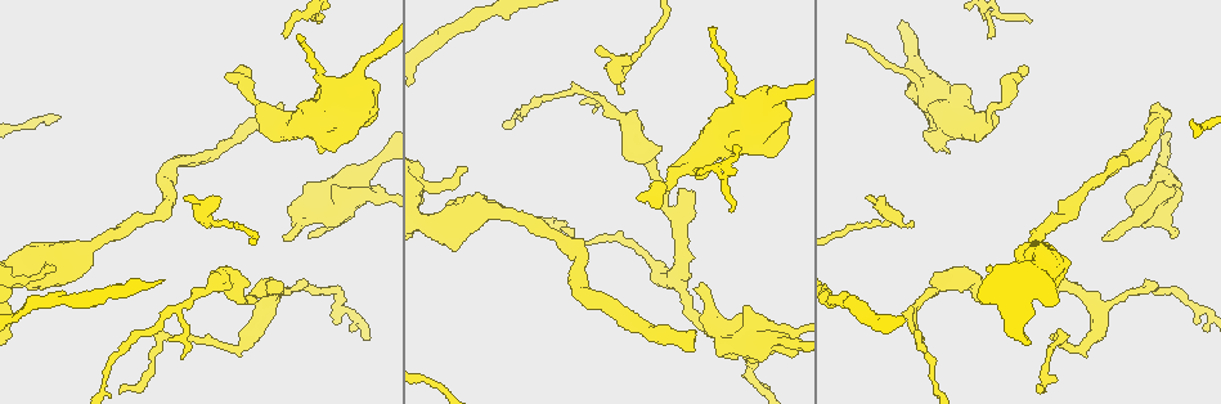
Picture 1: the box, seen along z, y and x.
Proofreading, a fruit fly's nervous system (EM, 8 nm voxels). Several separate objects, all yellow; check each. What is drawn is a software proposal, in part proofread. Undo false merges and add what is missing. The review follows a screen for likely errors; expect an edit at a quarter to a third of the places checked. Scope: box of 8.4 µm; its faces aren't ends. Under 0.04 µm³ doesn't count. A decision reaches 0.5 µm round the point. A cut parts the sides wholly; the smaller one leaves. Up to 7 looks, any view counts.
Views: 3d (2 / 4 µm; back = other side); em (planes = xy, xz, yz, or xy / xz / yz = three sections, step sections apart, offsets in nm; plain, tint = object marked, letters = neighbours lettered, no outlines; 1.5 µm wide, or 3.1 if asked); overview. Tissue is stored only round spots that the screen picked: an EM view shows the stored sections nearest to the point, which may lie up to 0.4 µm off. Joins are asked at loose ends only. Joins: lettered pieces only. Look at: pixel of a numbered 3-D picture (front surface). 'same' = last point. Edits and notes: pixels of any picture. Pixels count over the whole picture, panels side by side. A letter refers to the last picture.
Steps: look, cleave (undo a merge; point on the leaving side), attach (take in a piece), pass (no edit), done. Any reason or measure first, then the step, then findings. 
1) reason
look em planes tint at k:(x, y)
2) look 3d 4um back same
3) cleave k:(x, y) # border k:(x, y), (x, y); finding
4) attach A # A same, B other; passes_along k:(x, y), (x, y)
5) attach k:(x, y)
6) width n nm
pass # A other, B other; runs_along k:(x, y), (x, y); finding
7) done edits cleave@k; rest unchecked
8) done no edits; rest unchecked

thin end
look em planes tint at 1:(465, 168)

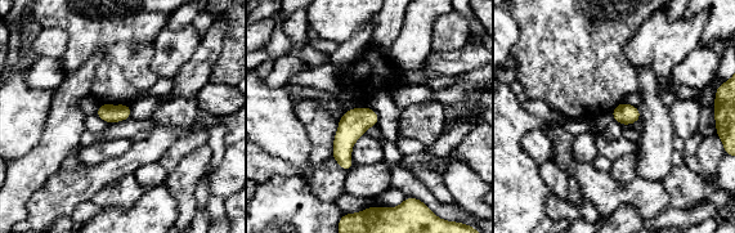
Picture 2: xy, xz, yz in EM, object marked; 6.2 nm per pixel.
what lies round it
look em planes letters same

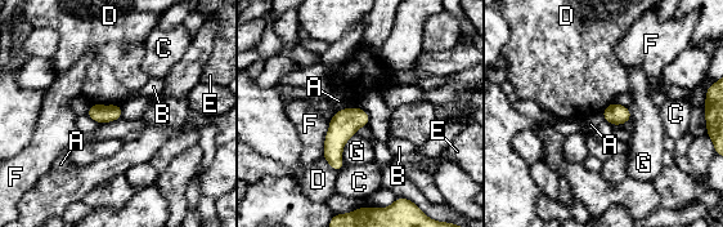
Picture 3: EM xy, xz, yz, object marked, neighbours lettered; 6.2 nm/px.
pass # A other, B other, C other, D other, E other, F other, G other; border 3:(90, 103), (120, 105); none of them fits

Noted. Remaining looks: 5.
free end
look 3d 4um at 1:(284, 238)

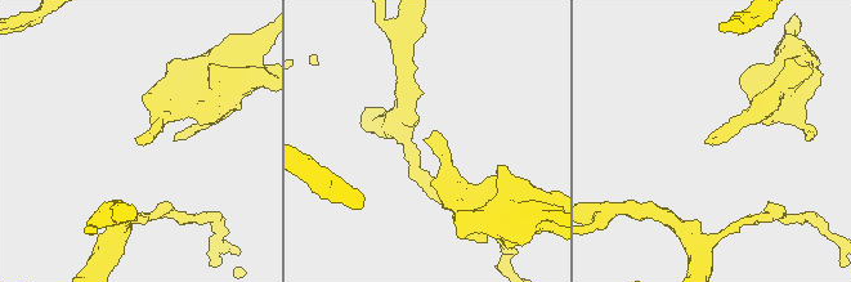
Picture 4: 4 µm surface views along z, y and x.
need the tissue
look em planes letters at 4:(715, 139)

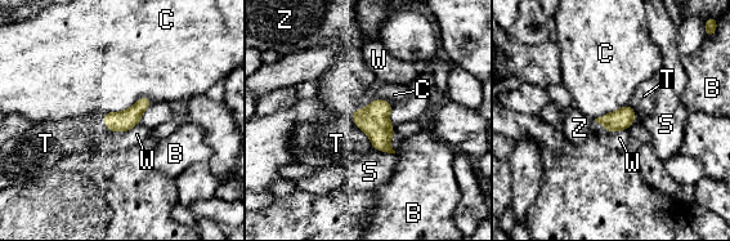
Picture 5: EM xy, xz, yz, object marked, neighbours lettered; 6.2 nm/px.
longest_contact C 340 nm
attach Z # B other, C other, S other, T other, W other, Z same; it goes on there

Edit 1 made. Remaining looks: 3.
long arm stops here
look em xy step 8 tint at 1:(1157, 105)

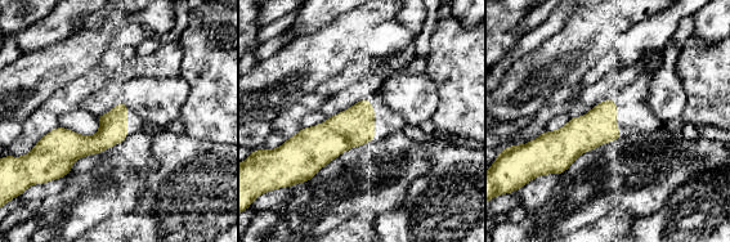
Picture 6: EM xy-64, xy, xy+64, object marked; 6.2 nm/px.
another direction
look em planes letters same

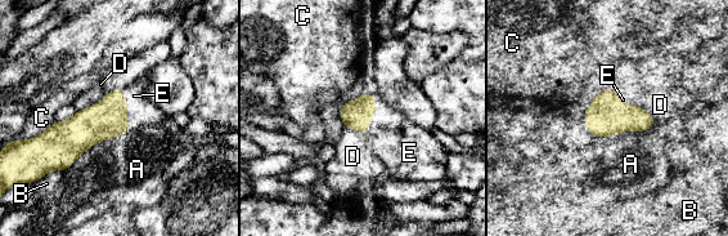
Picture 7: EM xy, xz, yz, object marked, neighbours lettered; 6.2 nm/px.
attach E # A other, B other, C other, D other, E same; it goes on there

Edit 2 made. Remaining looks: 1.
done edits attach@5, attach@7; rest unchecked

